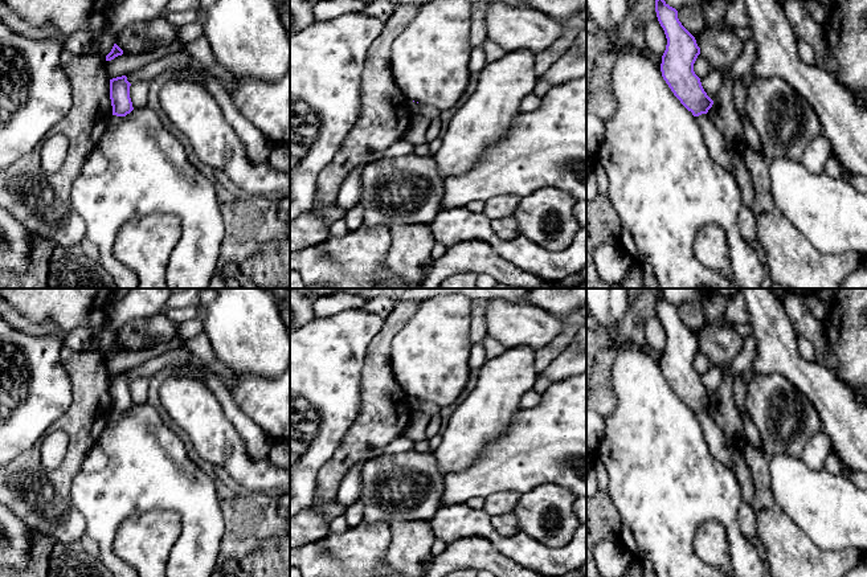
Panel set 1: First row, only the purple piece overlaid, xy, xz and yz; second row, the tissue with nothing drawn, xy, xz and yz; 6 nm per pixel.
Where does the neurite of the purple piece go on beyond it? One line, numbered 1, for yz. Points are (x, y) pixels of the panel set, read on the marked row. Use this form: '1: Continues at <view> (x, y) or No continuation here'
1: Continues at yz (719, 150)

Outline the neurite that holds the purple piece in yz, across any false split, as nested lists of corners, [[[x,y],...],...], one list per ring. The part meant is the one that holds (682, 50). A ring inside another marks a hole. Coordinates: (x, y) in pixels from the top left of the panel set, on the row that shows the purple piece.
[[[655,0],[655,12],[667,38],[661,64],[662,77],[680,103],[696,118],[709,156],[716,164],[732,172],[733,150],[708,116],[713,101],[707,95],[700,78],[694,71],[700,48],[695,37],[679,21],[675,8],[664,0]]]

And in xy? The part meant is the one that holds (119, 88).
[[[126,75],[110,79],[110,99],[113,106],[111,124],[118,124],[134,107],[130,98],[130,86]]]

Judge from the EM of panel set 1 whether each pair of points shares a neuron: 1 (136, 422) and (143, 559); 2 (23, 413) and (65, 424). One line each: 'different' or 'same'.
1: different
2: different

